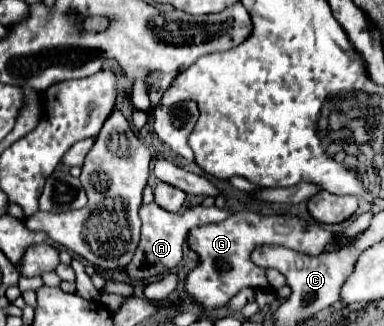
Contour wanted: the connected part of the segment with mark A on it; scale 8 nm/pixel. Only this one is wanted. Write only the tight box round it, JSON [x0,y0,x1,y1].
[122,202,230,282]

